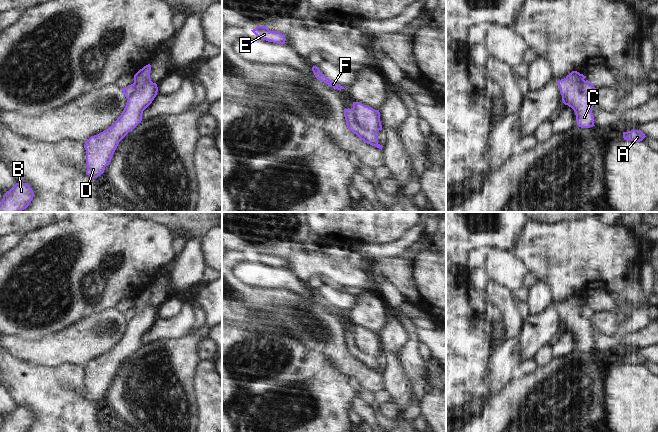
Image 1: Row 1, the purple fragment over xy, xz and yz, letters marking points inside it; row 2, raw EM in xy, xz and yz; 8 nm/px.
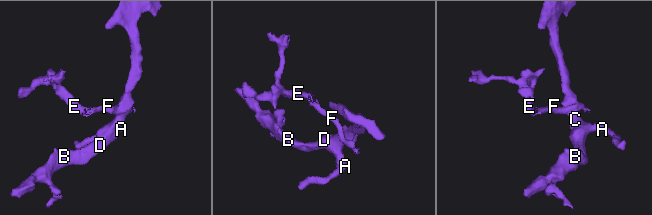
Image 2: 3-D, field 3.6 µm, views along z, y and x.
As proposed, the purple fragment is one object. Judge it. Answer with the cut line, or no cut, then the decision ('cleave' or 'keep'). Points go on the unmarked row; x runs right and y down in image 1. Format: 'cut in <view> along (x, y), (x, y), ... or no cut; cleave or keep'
cut in xz along (352, 332), (354, 345), (360, 351), (376, 356); cleave

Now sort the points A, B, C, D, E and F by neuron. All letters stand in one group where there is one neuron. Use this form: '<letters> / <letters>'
A B C D / E F

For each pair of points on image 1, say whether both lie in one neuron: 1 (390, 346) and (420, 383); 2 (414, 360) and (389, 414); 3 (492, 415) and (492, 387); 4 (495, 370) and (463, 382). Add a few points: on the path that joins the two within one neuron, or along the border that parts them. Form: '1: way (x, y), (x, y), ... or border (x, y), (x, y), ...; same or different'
1: border (406, 334), (398, 362), (407, 378); different
2: border (378, 411), (389, 420), (393, 420), (398, 415); different
3: border (512, 379), (500, 391), (496, 391), (493, 394); different
4: border (491, 353), (482, 379), (482, 387), (479, 390); different

